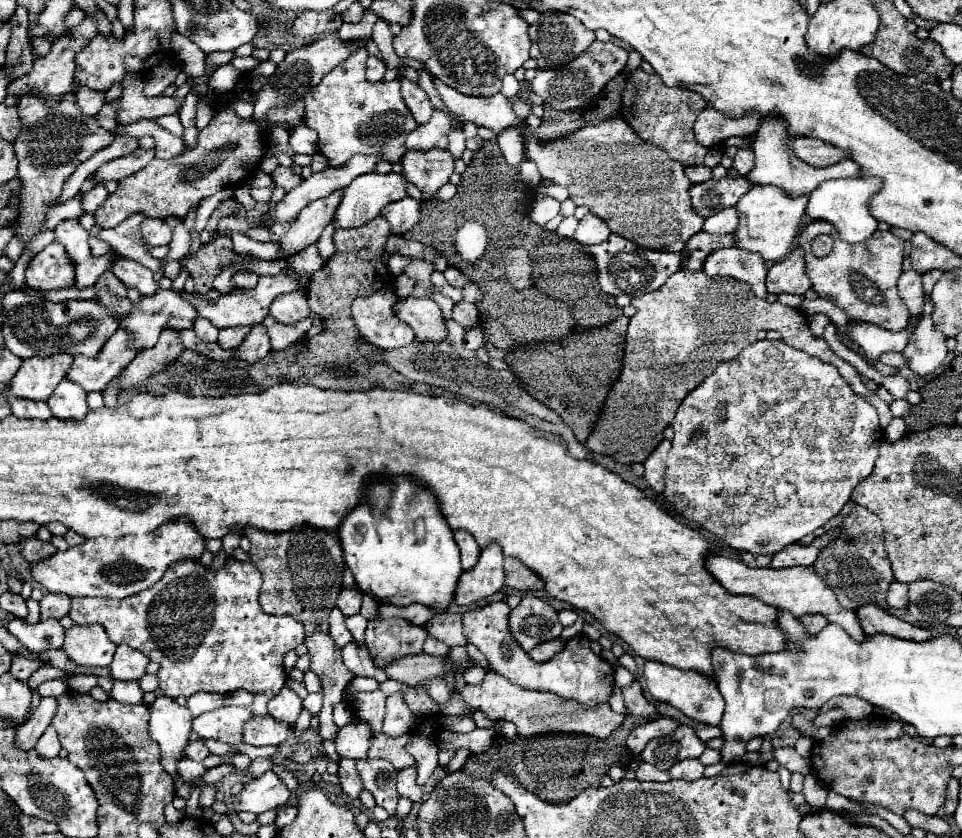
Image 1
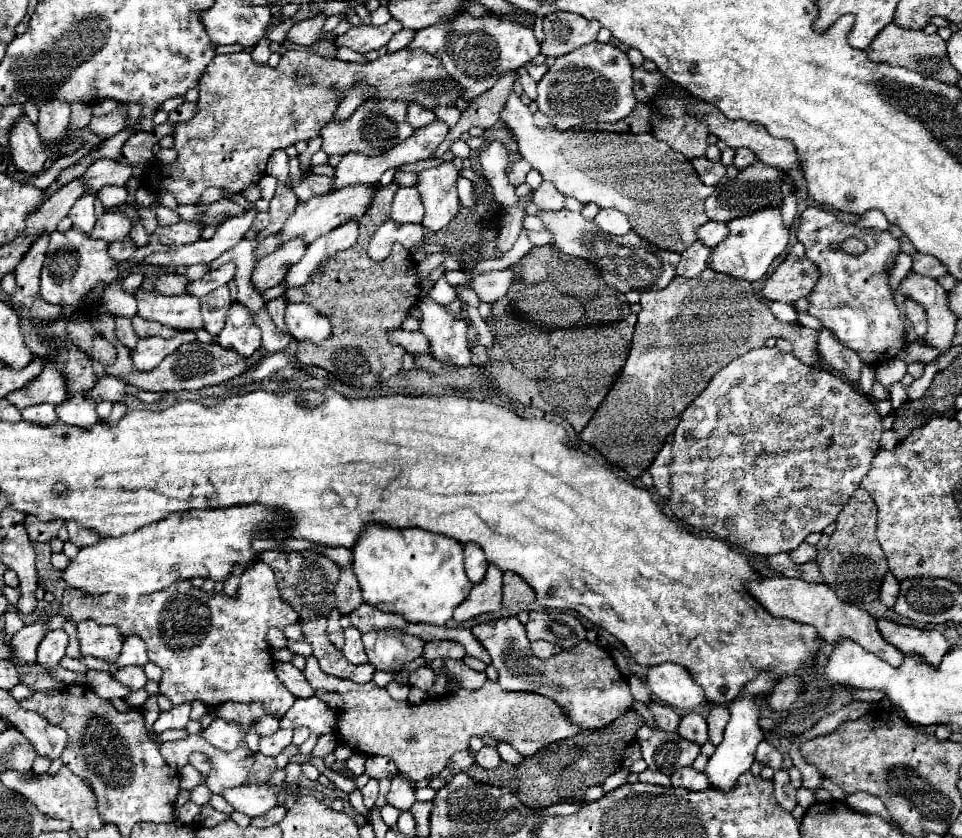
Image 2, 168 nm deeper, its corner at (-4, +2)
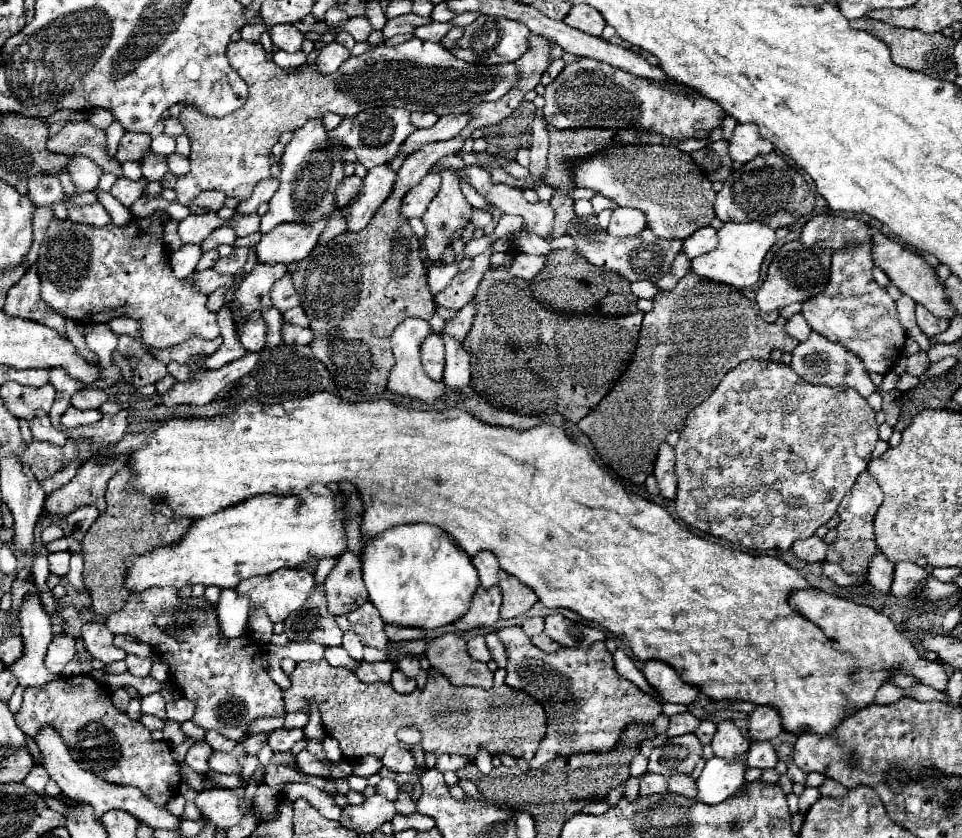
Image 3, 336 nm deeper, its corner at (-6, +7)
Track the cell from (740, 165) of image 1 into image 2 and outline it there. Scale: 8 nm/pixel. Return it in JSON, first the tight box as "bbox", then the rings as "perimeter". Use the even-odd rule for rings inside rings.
{"bbox":[735,148,757,170],"perimeter":[[[741,148],[741,150],[737,150],[737,152],[735,152],[735,166],[737,166],[739,170],[743,170],[743,168],[747,168],[747,166],[755,164],[755,162],[757,162],[757,156],[755,156],[751,150]]]}

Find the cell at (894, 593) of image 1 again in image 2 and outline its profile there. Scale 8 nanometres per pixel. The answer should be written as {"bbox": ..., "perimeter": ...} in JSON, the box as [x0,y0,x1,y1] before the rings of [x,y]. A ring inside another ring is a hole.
{"bbox":[879,572,899,608],"perimeter":[[[887,572],[885,578],[883,578],[879,598],[881,598],[881,602],[883,602],[887,608],[893,608],[893,606],[895,606],[895,600],[899,598],[899,580],[897,580],[891,572]]]}

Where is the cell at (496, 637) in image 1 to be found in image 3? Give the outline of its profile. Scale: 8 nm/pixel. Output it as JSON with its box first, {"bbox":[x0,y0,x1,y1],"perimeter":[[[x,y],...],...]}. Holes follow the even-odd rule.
{"bbox":[497,627,663,769],"perimeter":[[[507,627],[497,631],[497,635],[505,643],[509,657],[505,683],[531,695],[547,713],[547,733],[535,757],[529,761],[531,769],[539,769],[559,755],[609,753],[617,747],[627,725],[653,725],[663,713],[651,695],[615,671],[613,657],[605,649],[605,643],[593,643],[587,649],[561,647],[559,651],[545,653],[531,643],[521,627]]]}

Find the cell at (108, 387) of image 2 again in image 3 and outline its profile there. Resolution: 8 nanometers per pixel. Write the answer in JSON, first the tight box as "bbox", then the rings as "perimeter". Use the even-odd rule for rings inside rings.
{"bbox":[71,389,109,411],"perimeter":[[[81,389],[81,391],[77,391],[73,395],[71,405],[79,407],[81,411],[85,411],[85,409],[99,409],[107,399],[109,399],[107,393],[101,391],[101,389]]]}

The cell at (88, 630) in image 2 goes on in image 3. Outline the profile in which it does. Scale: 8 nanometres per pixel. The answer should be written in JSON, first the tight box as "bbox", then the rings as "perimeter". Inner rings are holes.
{"bbox":[81,623,127,665],"perimeter":[[[85,623],[81,629],[81,635],[85,639],[85,645],[91,657],[103,661],[105,665],[121,661],[127,655],[125,651],[113,645],[113,633],[103,623]]]}

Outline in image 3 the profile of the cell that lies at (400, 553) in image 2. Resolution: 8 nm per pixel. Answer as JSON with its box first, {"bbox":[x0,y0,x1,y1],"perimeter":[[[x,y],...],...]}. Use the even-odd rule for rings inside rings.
{"bbox":[361,523,479,629],"perimeter":[[[427,523],[399,525],[383,531],[381,535],[373,537],[373,541],[365,547],[361,561],[363,561],[363,579],[369,591],[369,601],[377,607],[381,619],[385,619],[385,623],[389,625],[421,627],[421,629],[437,629],[449,625],[461,619],[465,611],[469,611],[475,589],[479,587],[477,569],[473,567],[469,555],[465,555],[465,551],[457,547],[451,535]]]}

